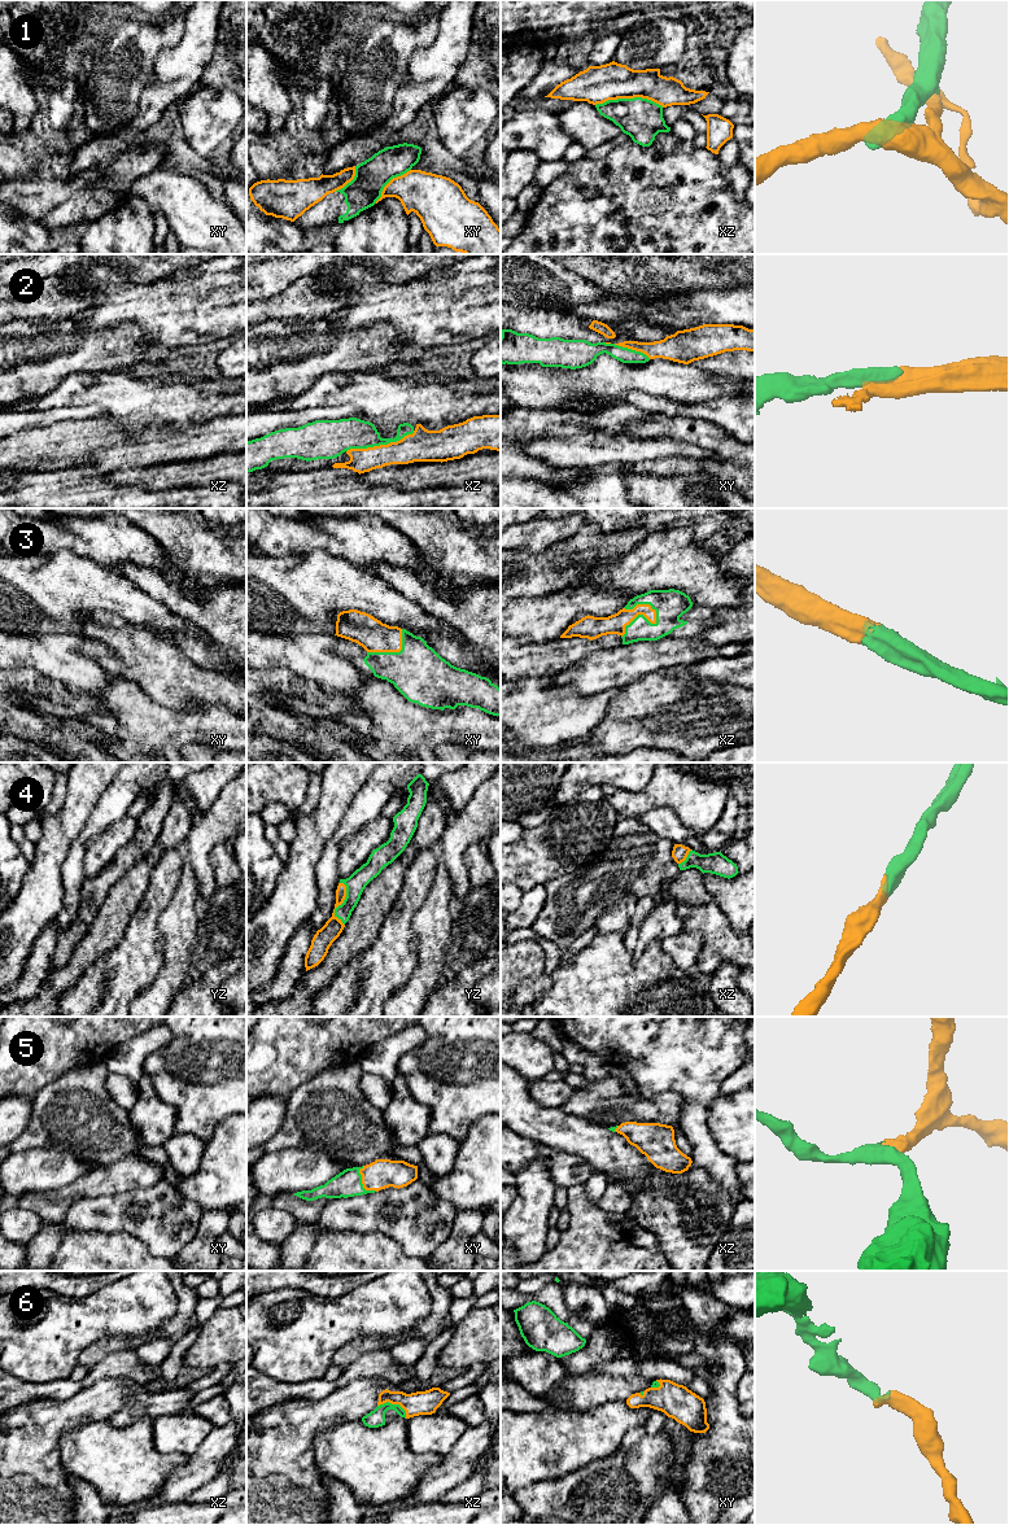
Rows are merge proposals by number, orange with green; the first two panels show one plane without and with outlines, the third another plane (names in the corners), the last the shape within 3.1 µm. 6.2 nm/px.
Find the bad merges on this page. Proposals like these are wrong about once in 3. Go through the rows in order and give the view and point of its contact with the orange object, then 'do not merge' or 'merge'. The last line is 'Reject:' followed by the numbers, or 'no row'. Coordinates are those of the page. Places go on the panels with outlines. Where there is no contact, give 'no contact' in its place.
1: contact xz (629, 97); do not merge
2: contact xz (380, 445); merge
3: contact xz (641, 614); merge
4: contact yz (341, 903); merge
5: contact xy (362, 1183); merge
6: contact xz (394, 1403); merge
Reject: 1

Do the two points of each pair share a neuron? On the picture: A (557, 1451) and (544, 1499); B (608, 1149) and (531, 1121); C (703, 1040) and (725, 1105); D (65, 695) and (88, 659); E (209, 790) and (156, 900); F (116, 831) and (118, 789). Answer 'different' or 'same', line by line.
A: different
B: same
C: different
D: different
E: different
F: different

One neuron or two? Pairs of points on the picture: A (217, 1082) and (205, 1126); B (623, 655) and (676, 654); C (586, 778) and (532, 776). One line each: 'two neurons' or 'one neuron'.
A: one neuron
B: one neuron
C: two neurons

